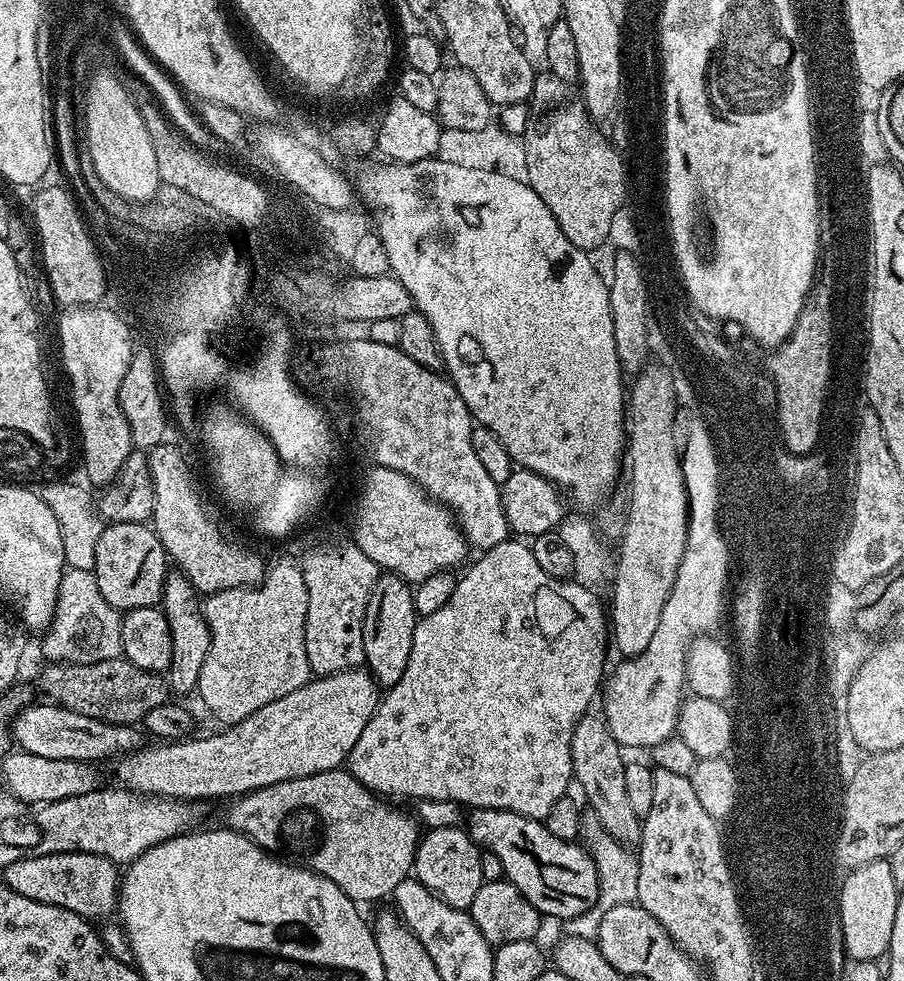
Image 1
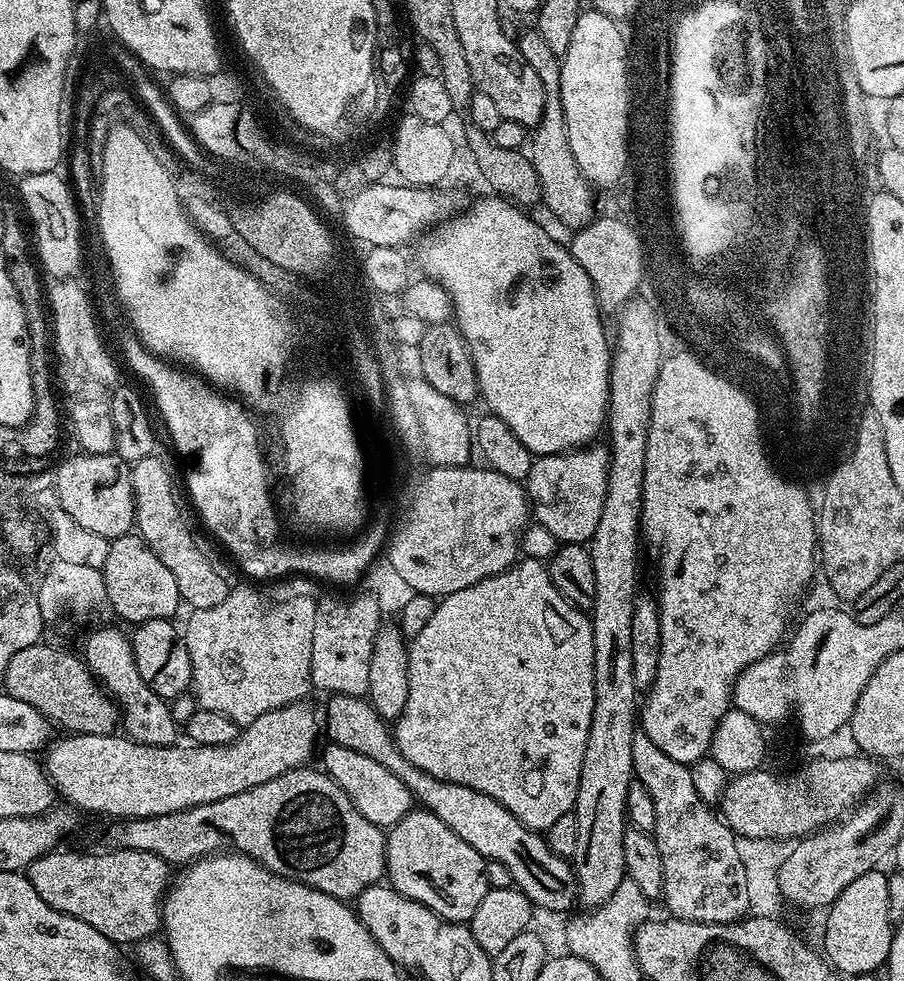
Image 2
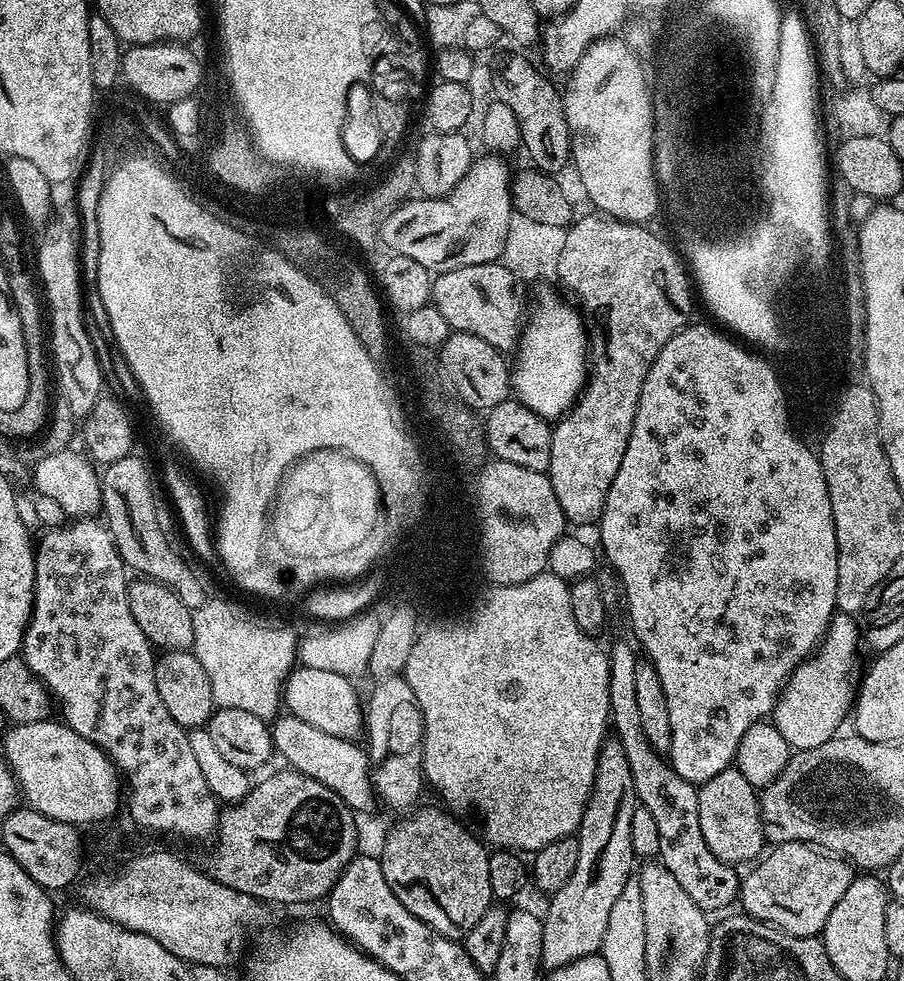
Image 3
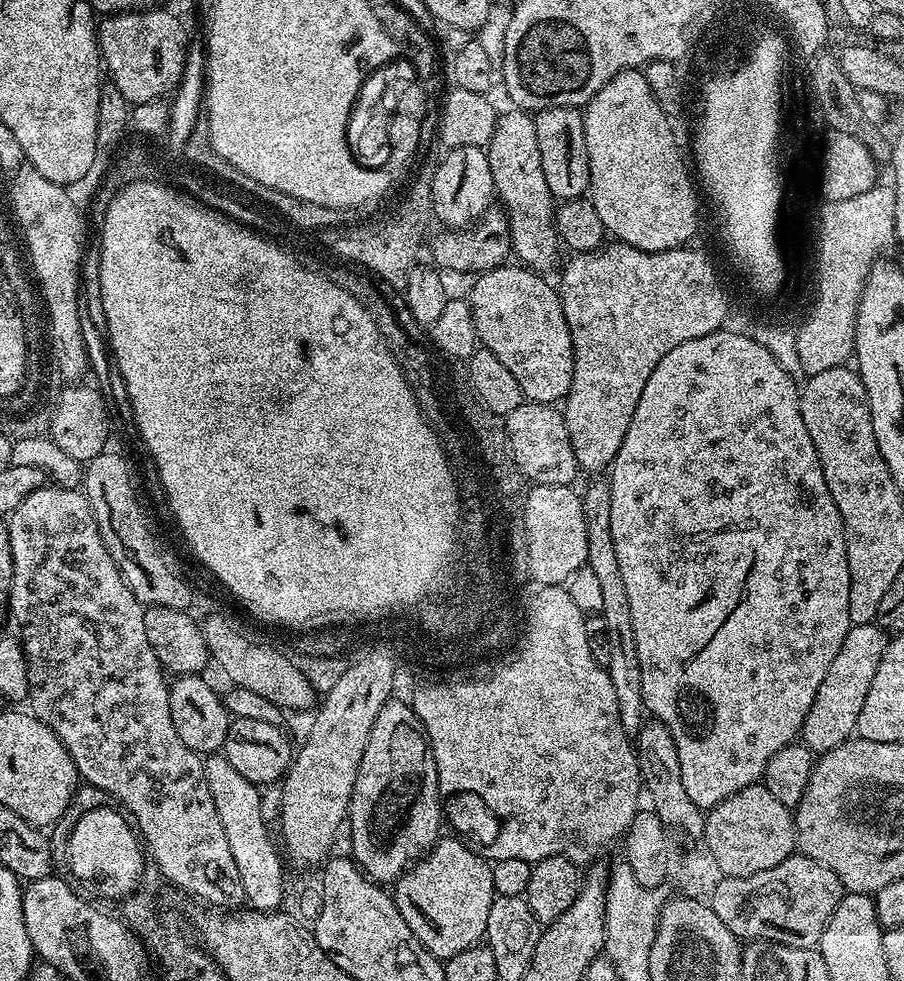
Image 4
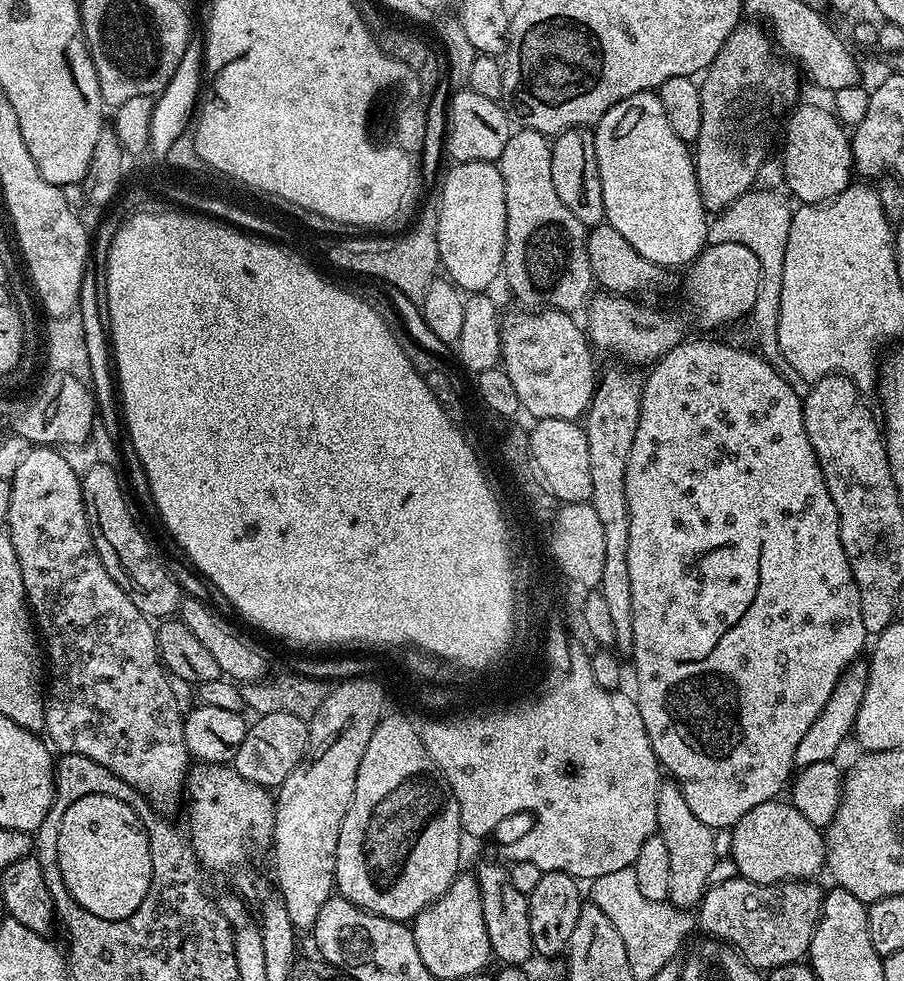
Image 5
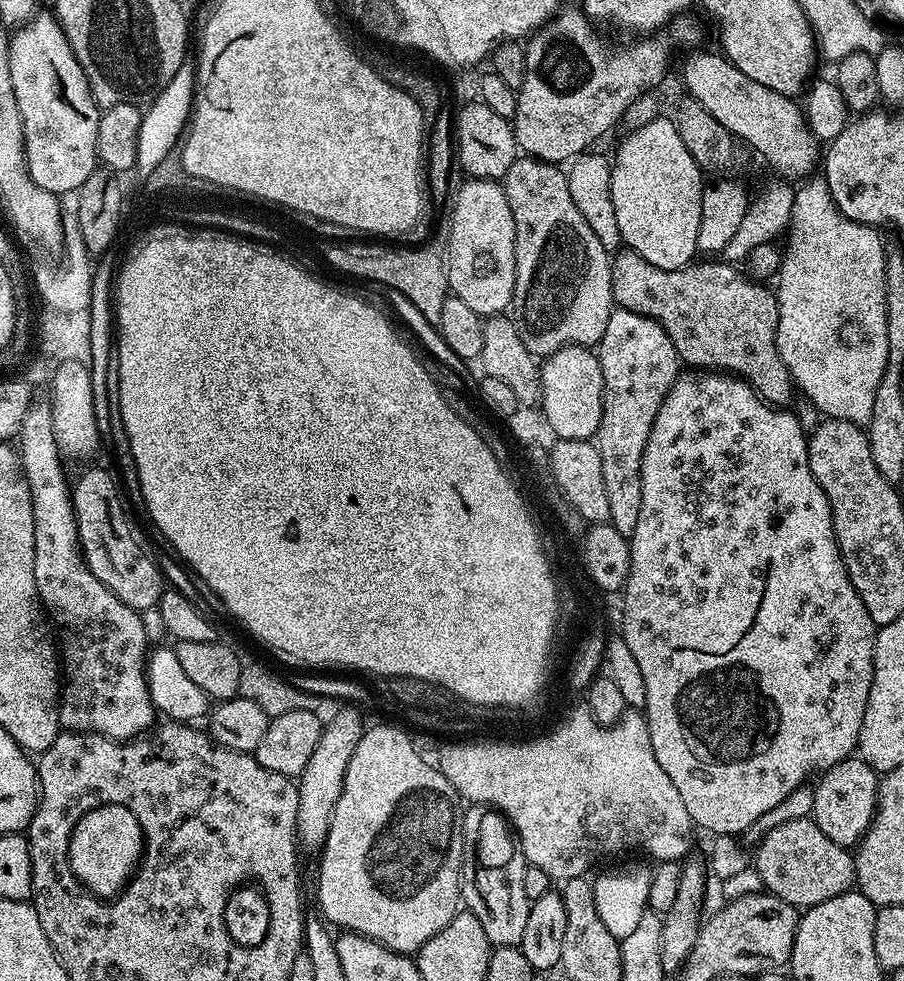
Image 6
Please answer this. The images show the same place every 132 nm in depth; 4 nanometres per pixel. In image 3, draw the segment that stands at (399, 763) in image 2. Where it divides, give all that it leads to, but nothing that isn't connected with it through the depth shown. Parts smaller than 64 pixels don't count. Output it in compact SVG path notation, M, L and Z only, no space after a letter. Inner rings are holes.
M296 666L284 683L282 704L291 715L302 718L302 722L310 722L310 726L314 726L317 730L326 730L326 734L334 734L334 738L359 741L366 732L366 712L362 707L362 696L356 693L356 688L352 684L355 683L349 677L334 674L330 670Z

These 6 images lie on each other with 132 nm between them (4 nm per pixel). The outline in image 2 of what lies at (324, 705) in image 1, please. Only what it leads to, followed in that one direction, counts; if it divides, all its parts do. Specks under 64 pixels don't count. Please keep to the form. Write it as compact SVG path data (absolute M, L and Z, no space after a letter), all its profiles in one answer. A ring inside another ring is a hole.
M301 699L280 709L270 709L268 713L254 719L254 722L241 727L236 737L228 743L214 746L198 744L180 748L179 743L140 744L124 734L64 734L61 735L61 740L53 739L47 745L42 763L59 799L81 813L101 812L104 816L112 816L108 818L146 818L158 814L174 814L178 810L250 790L262 782L270 782L270 778L278 778L278 774L286 774L289 768L305 767L316 748L316 724L318 728L317 709L315 712L306 703L308 702Z

